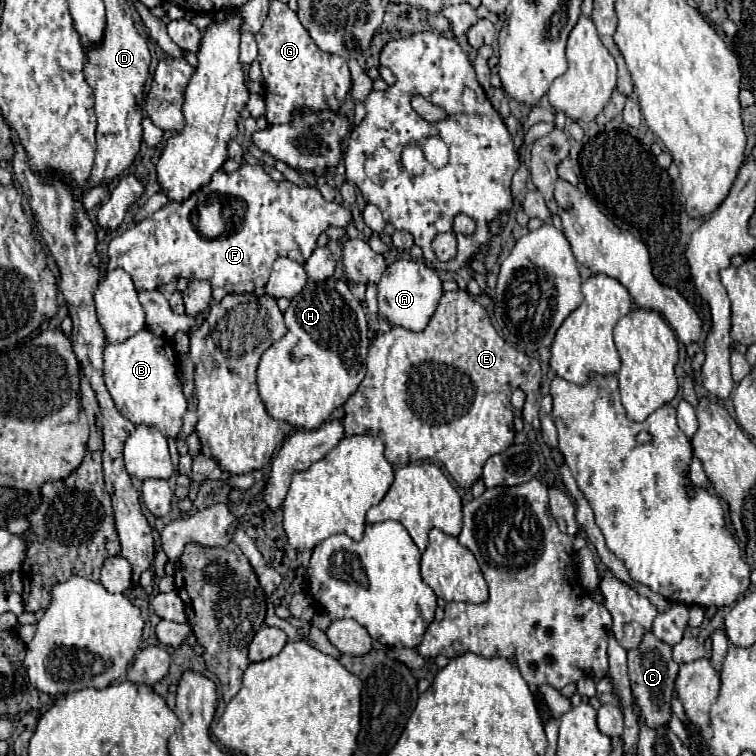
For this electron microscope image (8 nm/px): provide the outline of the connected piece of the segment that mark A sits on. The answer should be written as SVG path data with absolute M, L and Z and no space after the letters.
M399 260L387 266L379 280L379 314L387 318L393 326L403 326L407 330L423 330L433 316L439 298L443 296L441 290L441 280L437 272L427 268L425 264L419 264L415 260Z

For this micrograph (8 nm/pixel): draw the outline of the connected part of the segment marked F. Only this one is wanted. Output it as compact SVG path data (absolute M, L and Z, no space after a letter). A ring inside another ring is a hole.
M243 164L237 172L231 172L231 174L219 170L213 178L217 180L201 186L181 204L169 202L165 208L157 210L149 218L137 222L133 228L115 236L109 244L109 252L107 252L109 262L107 262L105 274L109 274L109 270L123 268L133 278L133 284L137 290L157 290L159 286L169 284L171 280L183 276L187 280L193 280L193 278L207 280L211 286L225 288L227 292L253 292L257 286L267 284L271 266L279 256L287 256L303 264L317 248L319 234L327 232L329 226L347 228L353 222L353 214L349 208L337 202L327 202L317 188L299 188L291 182L275 182L259 164ZM215 200L223 200L223 202L233 200L233 220L229 220L229 224L233 224L233 234L227 232L221 238L207 240L197 230L193 216L197 216L197 210L203 202L211 204Z

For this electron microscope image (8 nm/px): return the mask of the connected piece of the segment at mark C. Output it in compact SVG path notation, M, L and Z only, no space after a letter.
M645 632L641 646L637 650L627 652L627 662L629 662L629 678L631 678L631 690L635 696L635 702L641 710L641 716L647 726L657 728L661 724L669 722L669 710L671 710L671 696L675 692L675 676L677 676L677 662L671 658L671 646L661 642L659 638L653 636L653 632Z

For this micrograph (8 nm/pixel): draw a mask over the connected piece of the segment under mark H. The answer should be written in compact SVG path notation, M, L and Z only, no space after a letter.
M329 278L325 282L307 282L301 294L291 300L289 310L285 312L285 324L287 334L261 356L257 368L257 386L271 418L285 420L295 428L315 430L323 422L327 422L339 406L349 400L349 396L365 378L365 358L369 348L367 318L361 302L353 296L349 284L345 280Z

